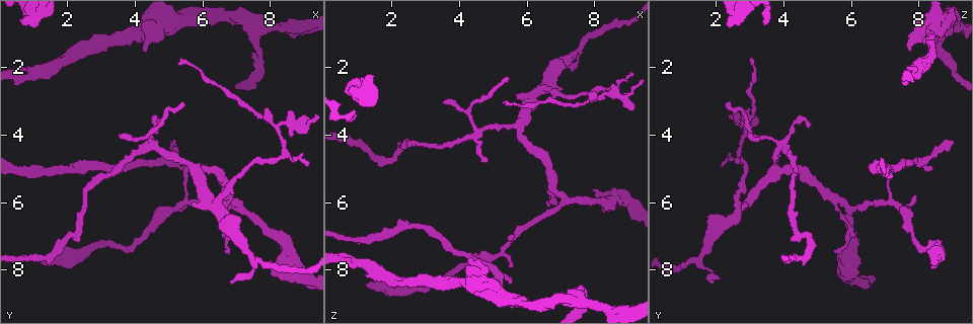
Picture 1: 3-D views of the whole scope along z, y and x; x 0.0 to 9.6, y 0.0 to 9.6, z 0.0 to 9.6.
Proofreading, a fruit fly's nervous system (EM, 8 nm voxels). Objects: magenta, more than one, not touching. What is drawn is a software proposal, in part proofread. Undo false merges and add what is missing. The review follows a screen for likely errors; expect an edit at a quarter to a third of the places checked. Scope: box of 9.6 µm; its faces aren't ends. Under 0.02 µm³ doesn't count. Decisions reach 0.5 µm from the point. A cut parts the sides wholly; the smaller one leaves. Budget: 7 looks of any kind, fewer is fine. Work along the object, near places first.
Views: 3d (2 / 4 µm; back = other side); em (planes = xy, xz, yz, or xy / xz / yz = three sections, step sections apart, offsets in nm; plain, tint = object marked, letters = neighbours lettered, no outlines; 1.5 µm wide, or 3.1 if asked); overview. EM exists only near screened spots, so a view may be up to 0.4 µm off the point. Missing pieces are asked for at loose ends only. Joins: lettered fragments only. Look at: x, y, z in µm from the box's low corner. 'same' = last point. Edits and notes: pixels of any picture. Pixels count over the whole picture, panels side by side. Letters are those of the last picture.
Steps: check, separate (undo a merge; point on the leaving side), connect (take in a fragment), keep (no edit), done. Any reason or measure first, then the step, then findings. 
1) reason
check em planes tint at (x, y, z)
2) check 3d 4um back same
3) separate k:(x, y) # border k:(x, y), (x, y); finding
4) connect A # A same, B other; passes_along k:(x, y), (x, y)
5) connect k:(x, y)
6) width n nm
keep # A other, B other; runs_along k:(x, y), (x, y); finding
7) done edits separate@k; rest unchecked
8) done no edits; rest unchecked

check em planes tint at (4.20, 1.55, 7.75)

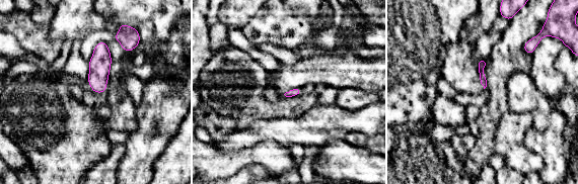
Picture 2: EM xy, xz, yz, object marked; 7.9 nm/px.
check em planes letters same

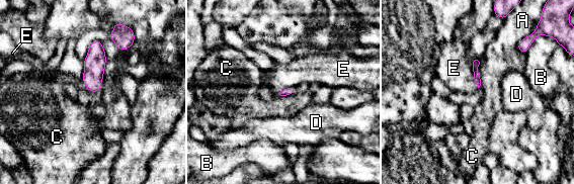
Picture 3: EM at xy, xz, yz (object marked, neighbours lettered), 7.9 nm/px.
longest_contact E 240 nm
keep # A other, B other, C other, D other, E other; none of them fits

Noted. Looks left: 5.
branch stops here
check em xz step 8 letters at (5.05, 4.25, 8.95)

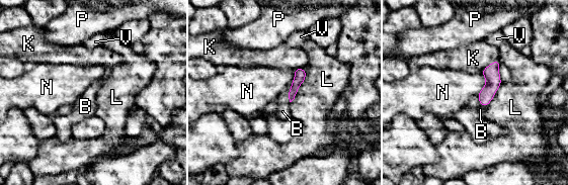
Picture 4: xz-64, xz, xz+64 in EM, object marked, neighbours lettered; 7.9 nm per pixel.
longest_contact L 280 nm
connect 4:(282, 111) # B same, K other, L other, N other, P other, V other; it goes on there

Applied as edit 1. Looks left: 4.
free end
check 3d 2um at (5.40, 3.10, 2.35)

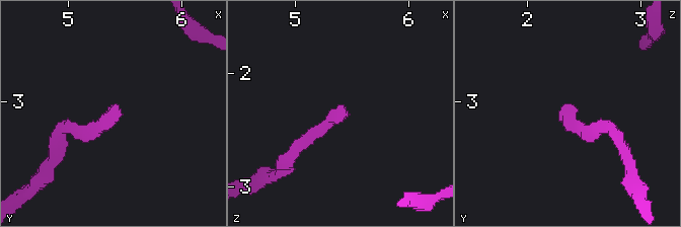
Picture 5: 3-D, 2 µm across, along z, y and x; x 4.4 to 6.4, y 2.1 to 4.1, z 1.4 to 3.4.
check em xy step 4 tint at (5.44, 3.06, 2.34)

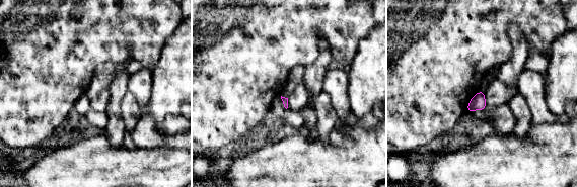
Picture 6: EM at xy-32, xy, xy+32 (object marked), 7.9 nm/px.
another direction
check em planes letters same

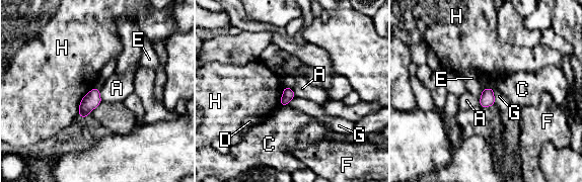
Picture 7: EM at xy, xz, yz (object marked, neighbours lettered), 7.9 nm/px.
keep # A other, C other, D other, E other, F other, G other, H other; border 7:(98, 89), (102, 100); no lettered fragment goes on from it

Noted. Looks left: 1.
done edits connect@4; rest unchecked

